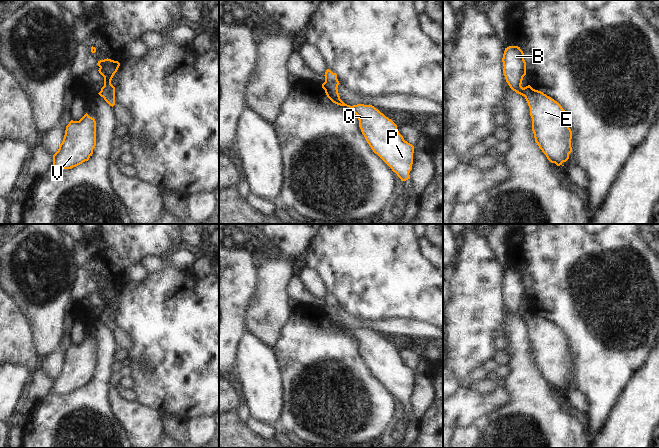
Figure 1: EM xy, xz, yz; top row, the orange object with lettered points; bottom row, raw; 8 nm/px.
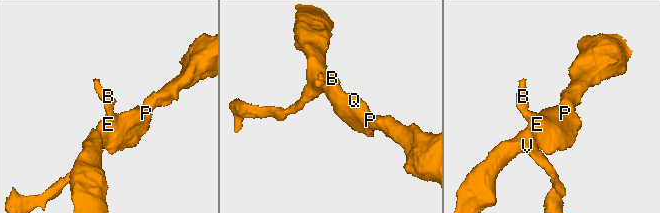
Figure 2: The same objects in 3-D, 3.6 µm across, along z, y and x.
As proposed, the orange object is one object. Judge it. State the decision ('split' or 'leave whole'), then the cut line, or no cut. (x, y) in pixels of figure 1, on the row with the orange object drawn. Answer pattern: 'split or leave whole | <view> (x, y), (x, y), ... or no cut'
leave whole | no cut

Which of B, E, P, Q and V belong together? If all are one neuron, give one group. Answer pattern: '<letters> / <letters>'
B E P Q V

